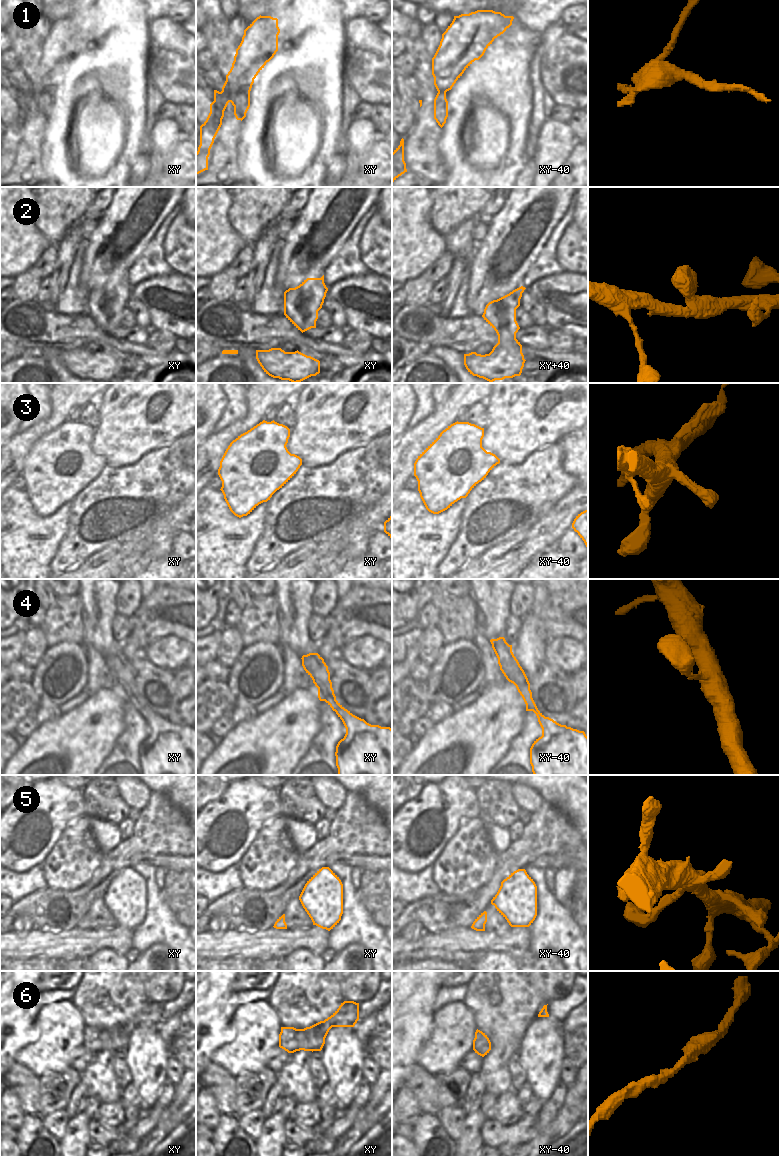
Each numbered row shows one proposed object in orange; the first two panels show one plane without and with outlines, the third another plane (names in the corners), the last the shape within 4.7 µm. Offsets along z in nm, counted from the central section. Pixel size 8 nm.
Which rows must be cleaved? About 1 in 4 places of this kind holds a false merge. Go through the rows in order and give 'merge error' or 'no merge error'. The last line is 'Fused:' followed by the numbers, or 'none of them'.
1: merge error
2: no merge error
3: no merge error
4: no merge error
5: no merge error
6: no merge error
Fused: 1

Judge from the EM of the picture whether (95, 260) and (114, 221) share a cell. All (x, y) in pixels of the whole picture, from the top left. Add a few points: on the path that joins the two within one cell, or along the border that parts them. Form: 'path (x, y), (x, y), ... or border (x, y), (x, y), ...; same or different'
path (96, 250), (111, 231); same

